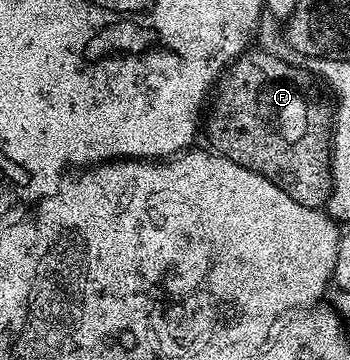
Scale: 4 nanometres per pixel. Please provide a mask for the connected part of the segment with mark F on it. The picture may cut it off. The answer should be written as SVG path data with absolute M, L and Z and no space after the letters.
M249 51L242 54L241 57L237 57L228 66L218 82L218 88L211 98L210 108L206 113L206 133L208 129L208 137L212 140L211 148L219 153L220 156L228 157L234 163L238 163L242 167L246 167L250 171L270 179L270 183L282 187L282 191L286 191L286 195L290 195L290 199L298 199L298 203L302 203L311 209L318 209L327 206L328 197L332 194L332 130L334 128L334 109L331 104L328 106L320 98L320 93L312 86L311 80L313 81L313 78L310 76L307 68L300 66L299 69L296 63L283 61L282 58L276 56L275 52L255 53L255 51Z

